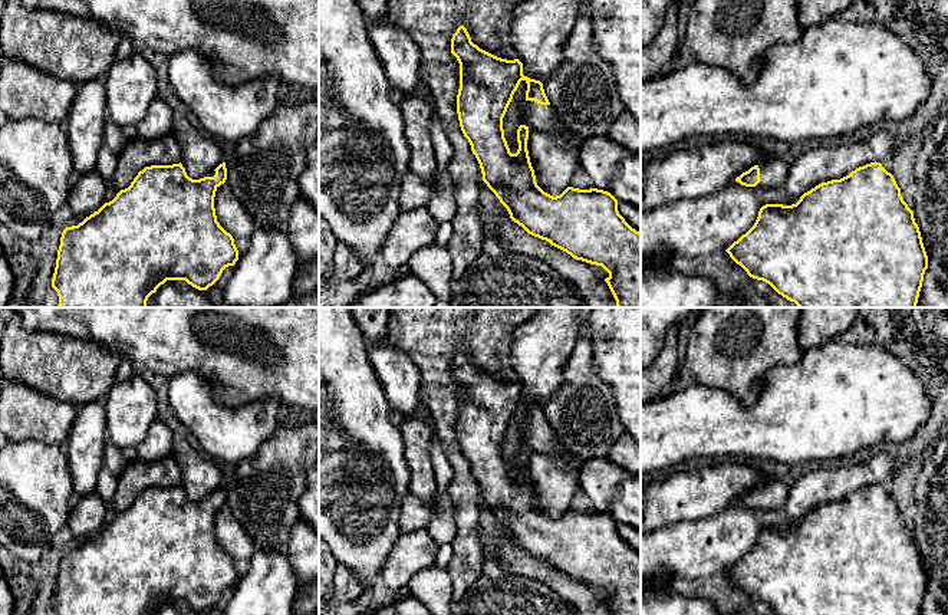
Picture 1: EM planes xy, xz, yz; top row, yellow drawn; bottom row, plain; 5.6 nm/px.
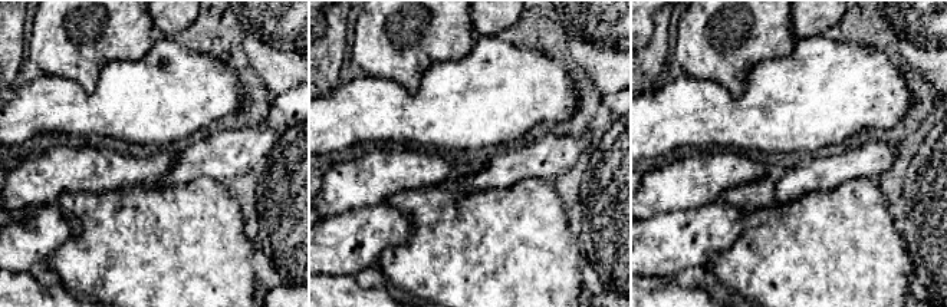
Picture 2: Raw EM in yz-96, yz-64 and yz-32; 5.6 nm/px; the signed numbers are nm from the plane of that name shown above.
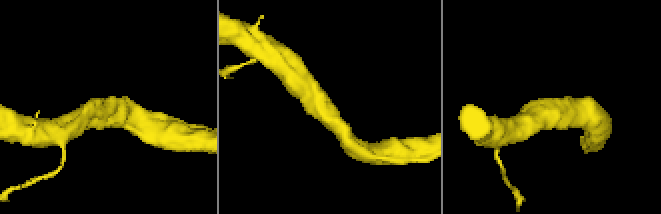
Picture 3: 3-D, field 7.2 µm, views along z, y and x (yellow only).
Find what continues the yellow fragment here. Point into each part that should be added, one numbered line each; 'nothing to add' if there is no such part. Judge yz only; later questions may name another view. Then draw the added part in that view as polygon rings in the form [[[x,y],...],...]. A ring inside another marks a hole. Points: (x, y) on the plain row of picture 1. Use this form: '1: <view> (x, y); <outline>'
1: yz (773, 493); [[[768,478],[758,486],[760,504],[756,509],[779,510],[786,503],[790,489],[790,478]]]

